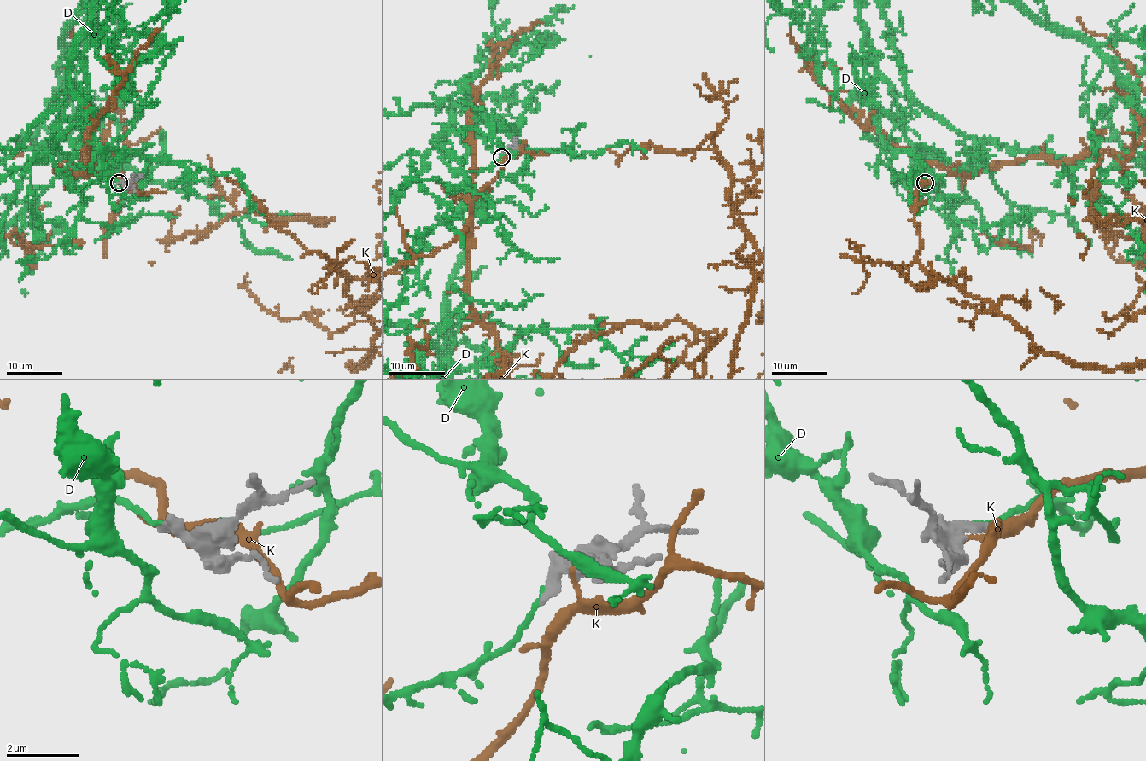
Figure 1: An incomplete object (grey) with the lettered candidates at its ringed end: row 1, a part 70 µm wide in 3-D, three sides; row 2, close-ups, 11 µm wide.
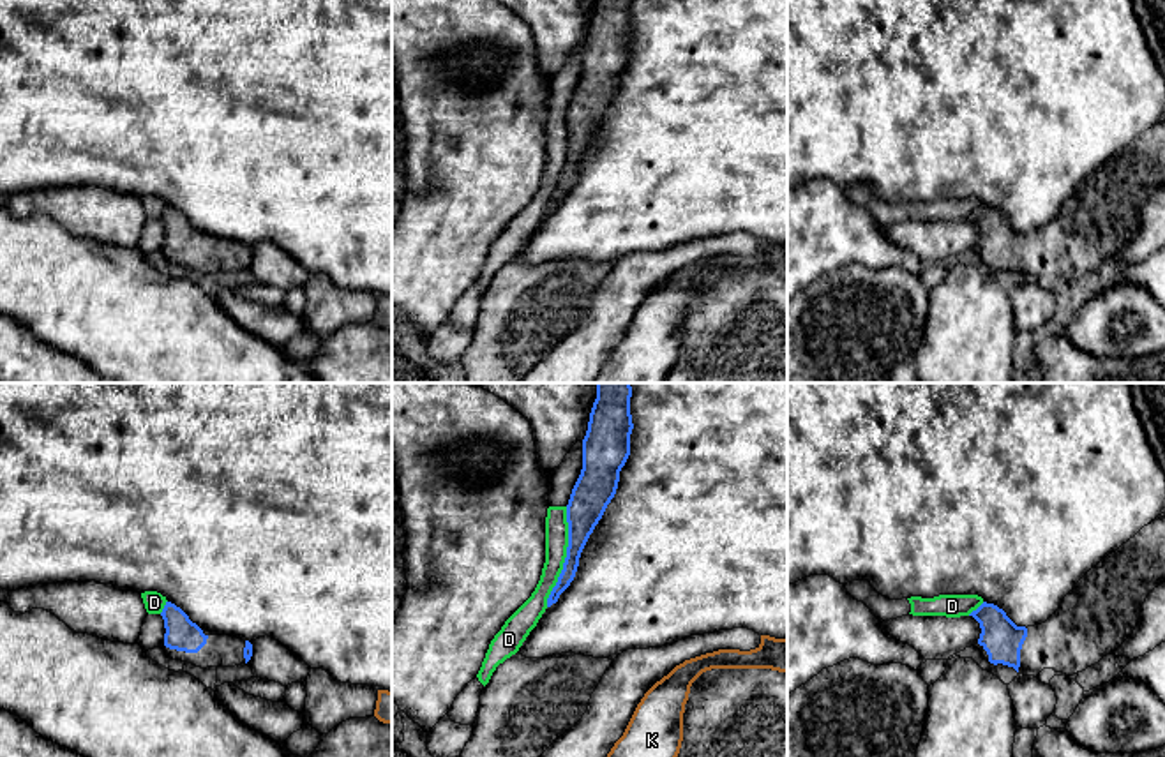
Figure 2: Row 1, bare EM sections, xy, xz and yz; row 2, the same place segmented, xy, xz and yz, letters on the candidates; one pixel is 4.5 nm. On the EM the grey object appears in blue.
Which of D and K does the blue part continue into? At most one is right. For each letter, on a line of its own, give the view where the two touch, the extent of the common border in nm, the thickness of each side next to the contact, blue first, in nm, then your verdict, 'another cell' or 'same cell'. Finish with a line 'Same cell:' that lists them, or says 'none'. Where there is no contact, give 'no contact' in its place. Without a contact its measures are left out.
D: contact in xz; length 460 nm; calibres 170 and 110 nm; another cell
K: no contact; another cell
Same cell: none

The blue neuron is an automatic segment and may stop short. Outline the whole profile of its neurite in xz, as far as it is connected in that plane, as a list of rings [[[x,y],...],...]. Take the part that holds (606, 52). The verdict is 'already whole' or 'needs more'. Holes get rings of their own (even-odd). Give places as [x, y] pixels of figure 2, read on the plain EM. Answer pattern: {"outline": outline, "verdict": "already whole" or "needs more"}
{"outline": [[[597,0],[582,44],[582,74],[567,109],[568,152],[547,212],[575,182],[581,157],[616,99],[620,76],[630,60],[632,0]]], "verdict": "already whole"}

